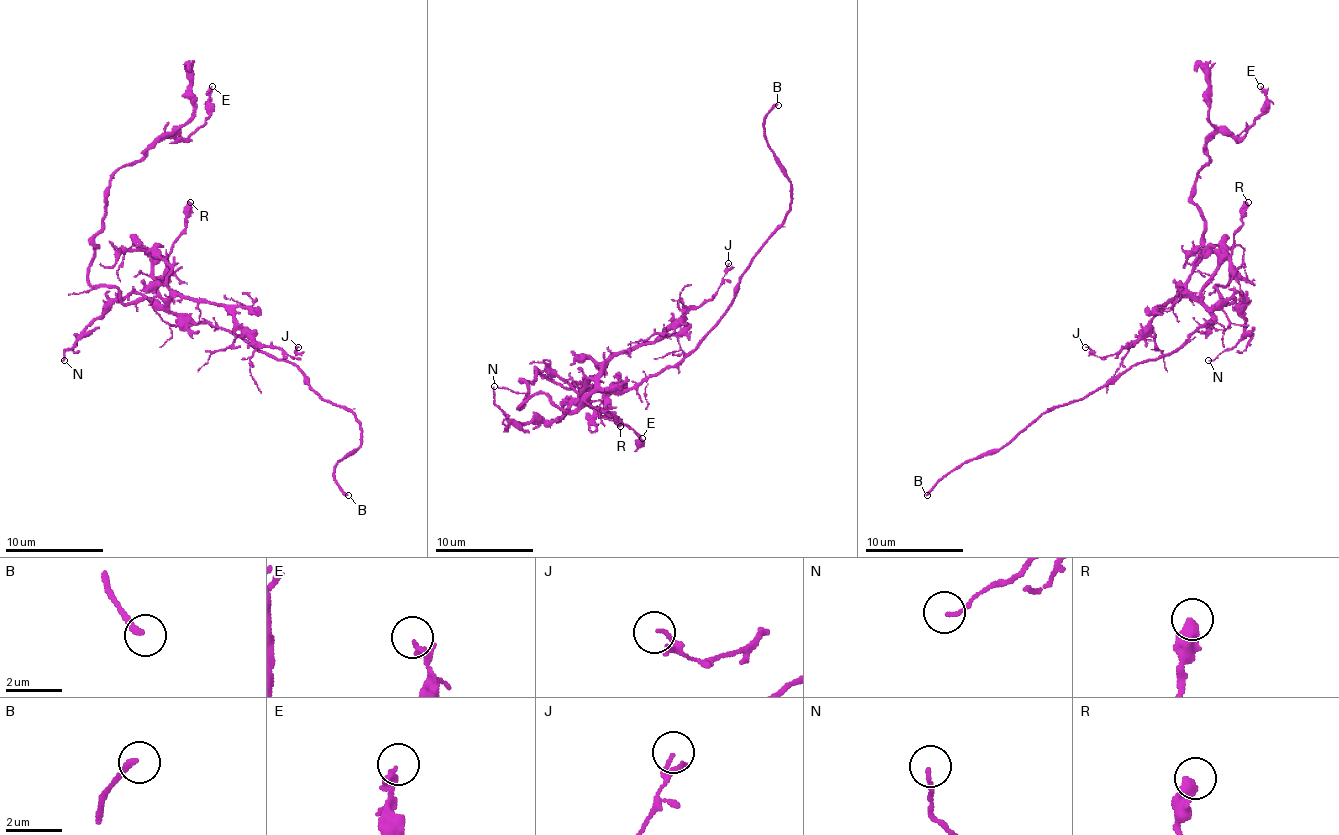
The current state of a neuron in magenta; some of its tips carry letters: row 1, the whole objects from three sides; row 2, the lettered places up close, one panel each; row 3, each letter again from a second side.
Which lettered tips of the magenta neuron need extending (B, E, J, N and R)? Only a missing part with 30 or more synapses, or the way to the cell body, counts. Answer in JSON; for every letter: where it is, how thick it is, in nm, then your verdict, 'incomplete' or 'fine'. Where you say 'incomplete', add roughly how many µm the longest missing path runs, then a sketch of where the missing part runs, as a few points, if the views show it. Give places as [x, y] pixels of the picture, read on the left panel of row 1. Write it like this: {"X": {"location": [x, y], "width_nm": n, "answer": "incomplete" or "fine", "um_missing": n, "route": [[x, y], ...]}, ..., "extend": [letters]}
{"B": {"location": [348, 495], "width_nm": 240, "answer": "incomplete", "um_missing": 10, "route": [[348, 495], [392, 498], [412, 490]]}, "E": {"location": [212, 86], "width_nm": 280, "answer": "fine"}, "J": {"location": [298, 347], "width_nm": 110, "answer": "fine"}, "N": {"location": [64, 360], "width_nm": 120, "answer": "fine"}, "R": {"location": [190, 202], "width_nm": 480, "answer": "fine"}, "extend": ["B"]}

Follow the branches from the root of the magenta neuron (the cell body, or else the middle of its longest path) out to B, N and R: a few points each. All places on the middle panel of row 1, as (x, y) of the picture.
B: (607, 389), (637, 389), (679, 364), (788, 213), (790, 184), (765, 137), (778, 105)
N: (607, 389), (590, 394), (573, 411), (565, 411), (553, 421), (514, 423), (494, 401), (494, 386)
R: (607, 389), (590, 379), (583, 389), (583, 396), (600, 411), (607, 411), (620, 426)

